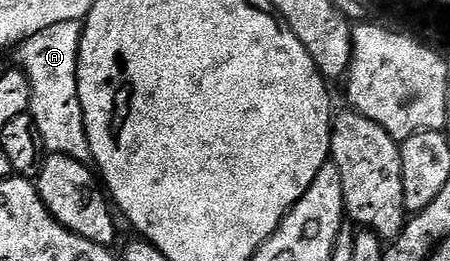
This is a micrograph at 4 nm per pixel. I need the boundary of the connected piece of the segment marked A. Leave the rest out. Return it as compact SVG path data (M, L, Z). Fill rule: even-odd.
M58 21L58 25L50 25L42 29L42 33L34 33L34 37L19 44L19 70L25 71L32 86L32 105L30 114L34 121L38 121L38 129L42 132L45 152L54 155L71 155L81 161L91 160L92 150L86 137L86 125L82 113L82 101L78 101L78 53L84 32L84 23L81 21Z

